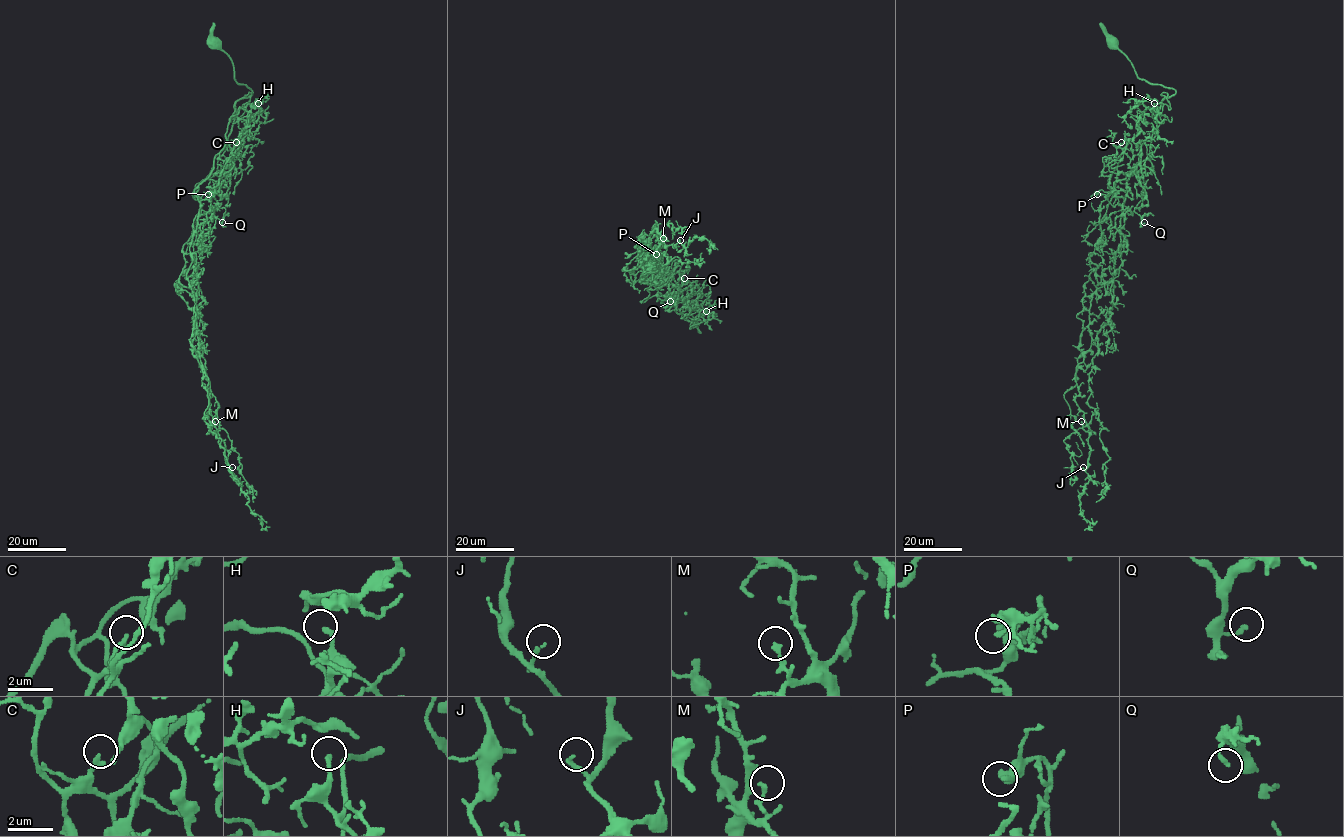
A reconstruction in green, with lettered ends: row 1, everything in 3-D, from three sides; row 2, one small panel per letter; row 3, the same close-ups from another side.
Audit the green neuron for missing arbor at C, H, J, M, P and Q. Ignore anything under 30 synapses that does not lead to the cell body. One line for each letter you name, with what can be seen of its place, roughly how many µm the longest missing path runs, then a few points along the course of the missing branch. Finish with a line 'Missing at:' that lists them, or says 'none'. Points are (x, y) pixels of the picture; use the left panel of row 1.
Missing at: none

